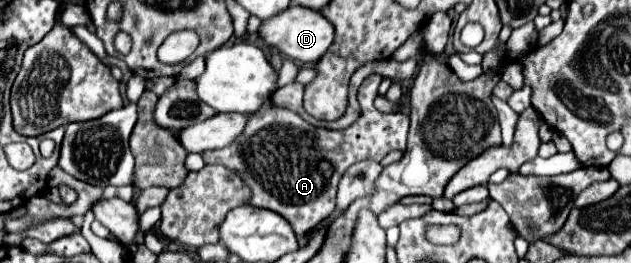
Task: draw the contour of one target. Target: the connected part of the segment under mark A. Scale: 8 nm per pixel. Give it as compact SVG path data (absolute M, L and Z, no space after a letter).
M369 75L361 87L359 87L359 103L363 107L361 117L347 129L341 131L327 131L321 127L313 127L309 125L305 119L301 119L299 115L295 115L289 109L273 109L269 105L269 101L265 101L265 105L261 107L261 111L249 119L243 135L231 143L225 149L217 149L217 151L205 151L203 159L209 165L223 165L231 171L235 171L249 187L251 187L251 205L255 207L265 207L271 209L279 215L283 215L293 231L297 235L307 235L311 229L315 229L321 221L325 221L327 217L331 217L335 213L335 199L337 199L337 185L341 181L341 175L345 175L345 171L359 161L365 159L373 159L373 161L381 161L387 153L399 149L405 151L407 147L407 133L409 133L409 115L405 113L379 113L373 107L373 99L377 97L377 87L381 83L381 75Z

